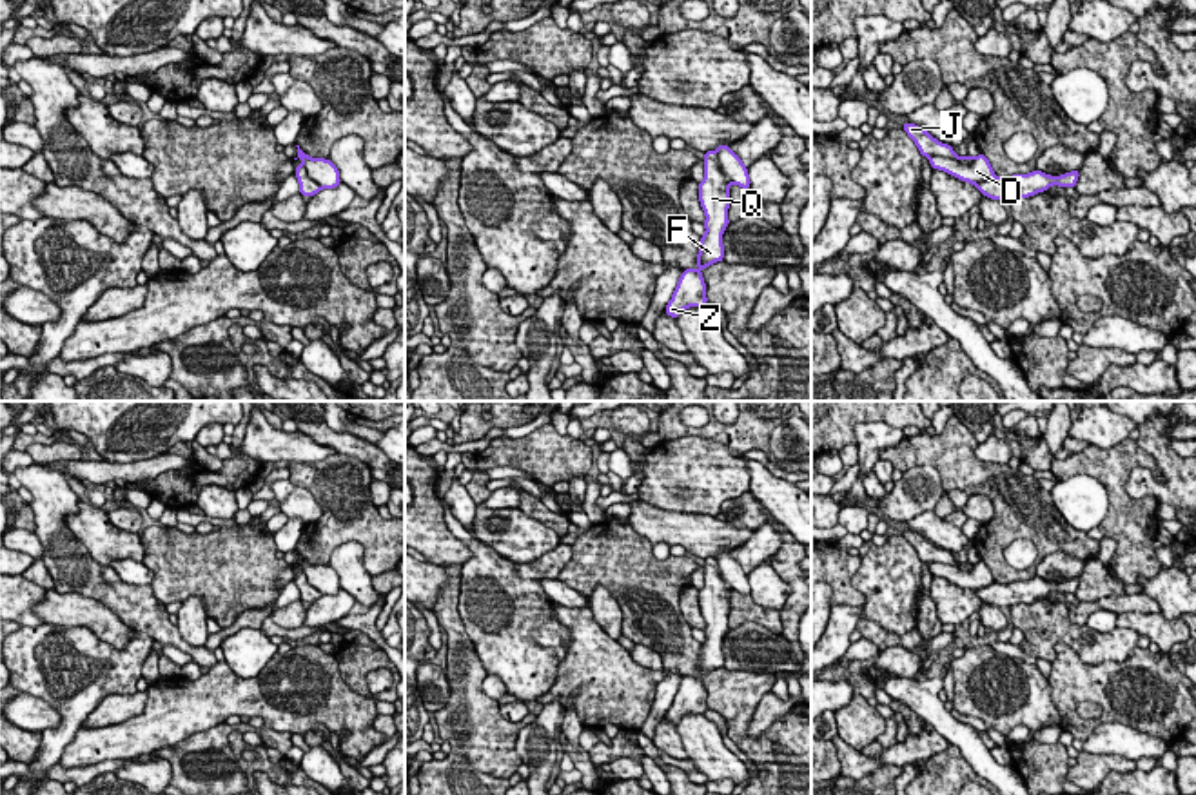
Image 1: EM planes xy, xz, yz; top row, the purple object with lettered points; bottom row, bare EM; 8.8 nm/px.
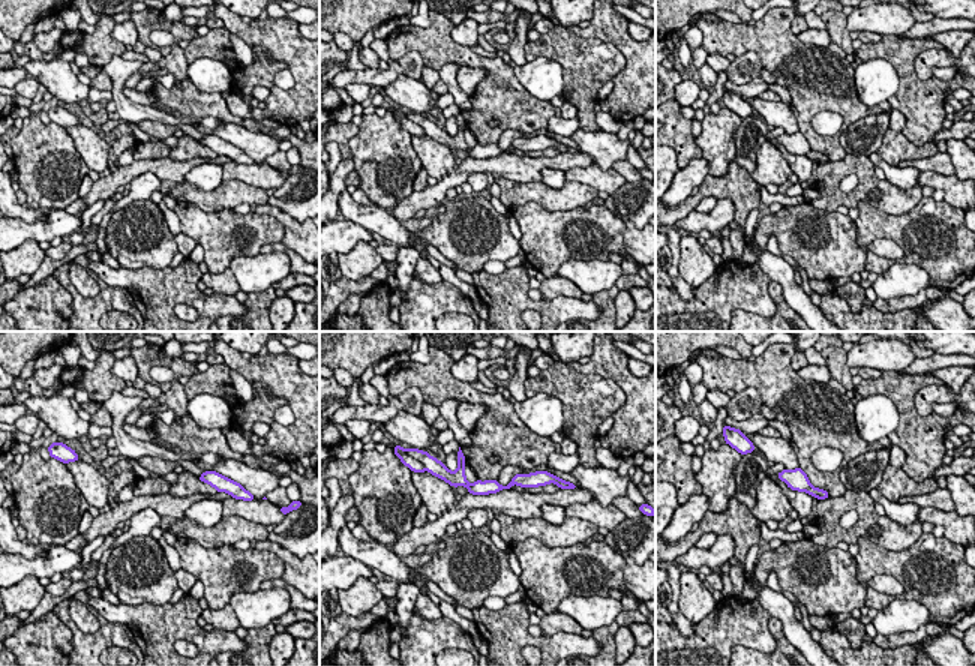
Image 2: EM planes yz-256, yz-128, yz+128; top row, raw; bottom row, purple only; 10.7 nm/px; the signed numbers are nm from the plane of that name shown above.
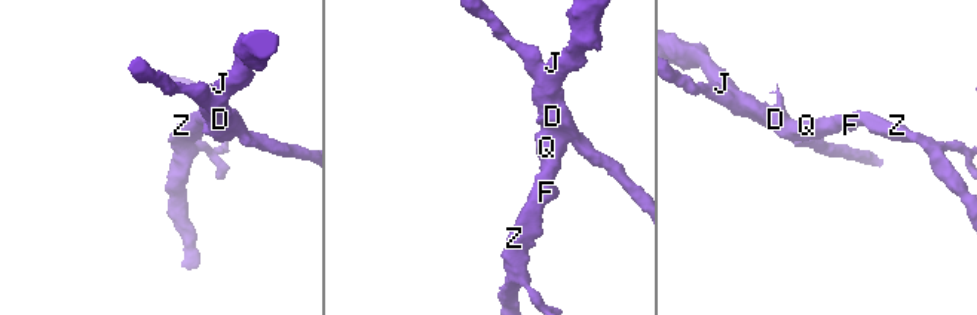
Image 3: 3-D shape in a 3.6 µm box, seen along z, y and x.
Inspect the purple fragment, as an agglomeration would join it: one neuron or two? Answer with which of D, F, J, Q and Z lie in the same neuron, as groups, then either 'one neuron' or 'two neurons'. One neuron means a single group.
D / F J Q Z | two neurons

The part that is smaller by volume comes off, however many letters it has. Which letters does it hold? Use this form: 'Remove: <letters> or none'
Remove: D

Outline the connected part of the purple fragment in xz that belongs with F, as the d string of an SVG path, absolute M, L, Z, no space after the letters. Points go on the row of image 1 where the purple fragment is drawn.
M713 151L704 152L704 180L699 183L699 200L706 214L706 234L701 236L701 247L697 256L699 269L682 270L679 283L673 290L666 314L677 319L677 316L688 307L706 305L706 283L701 274L702 269L715 261L724 260L722 232L728 227L730 207L730 185L733 182L721 171L717 154Z

